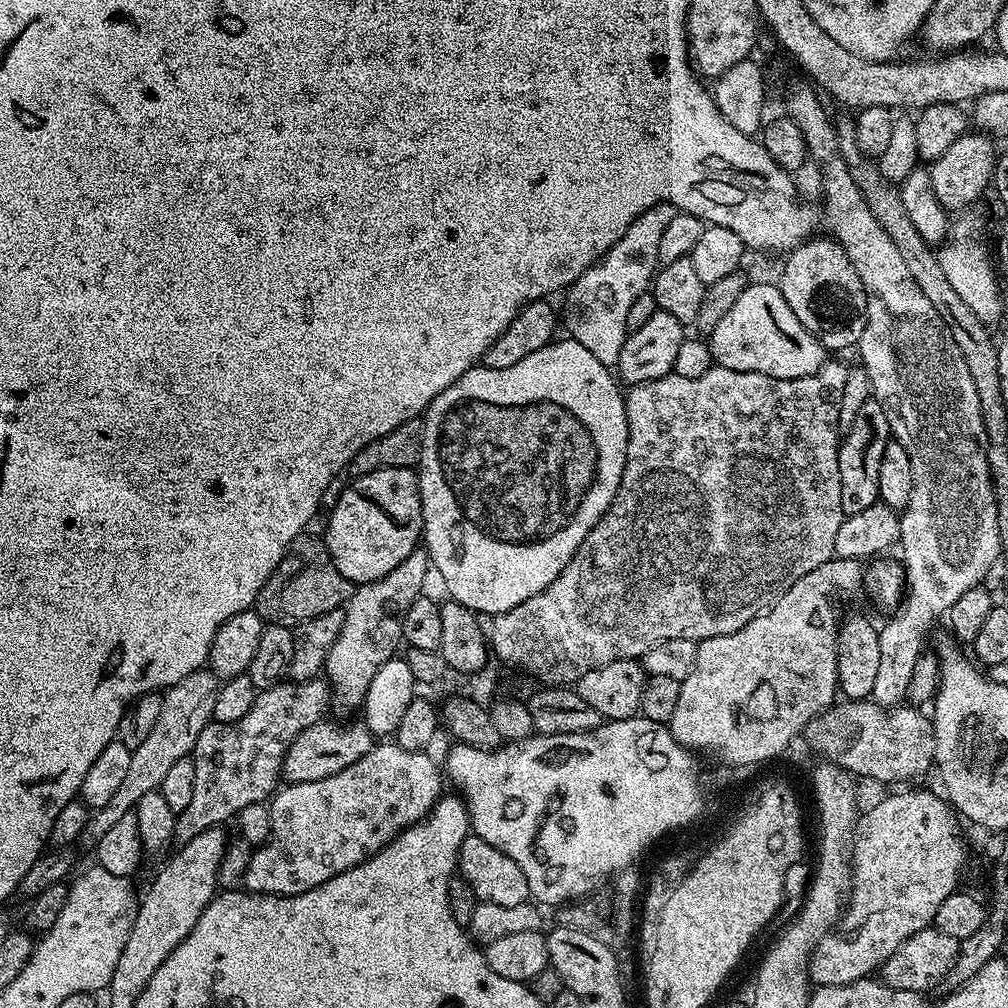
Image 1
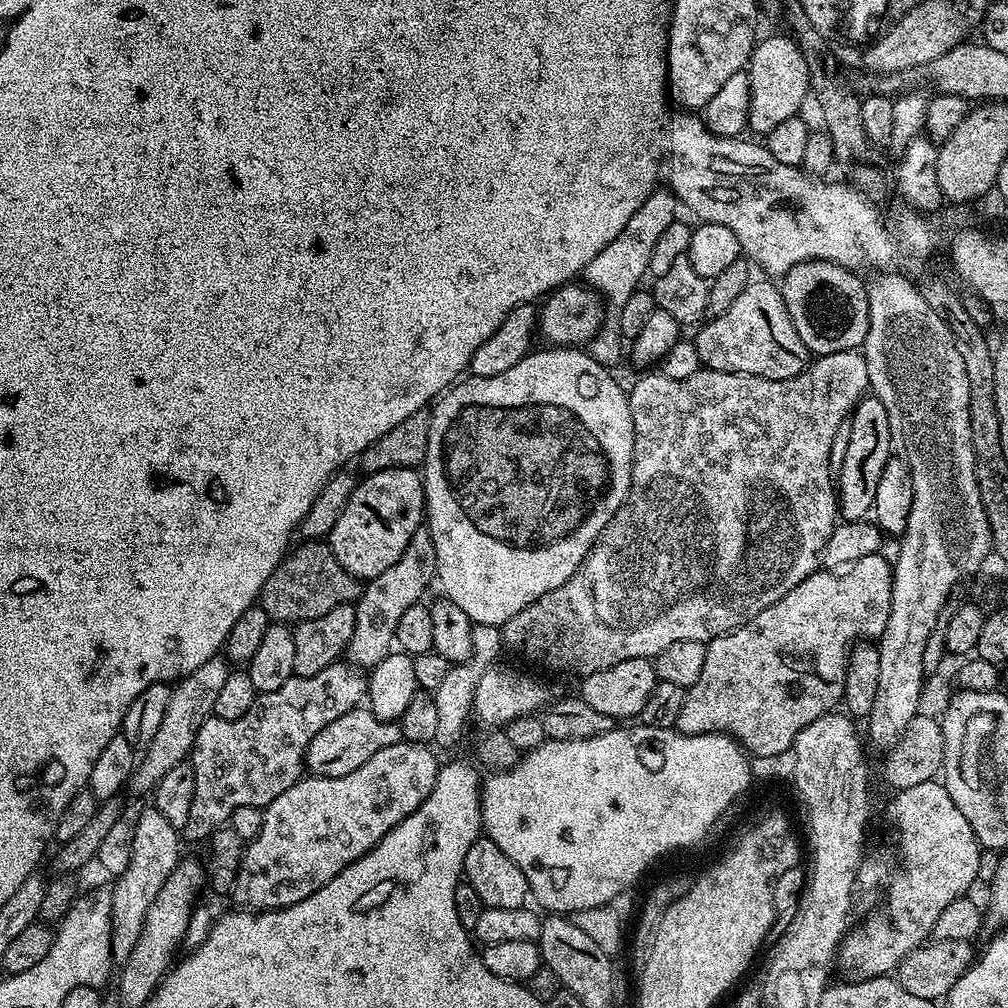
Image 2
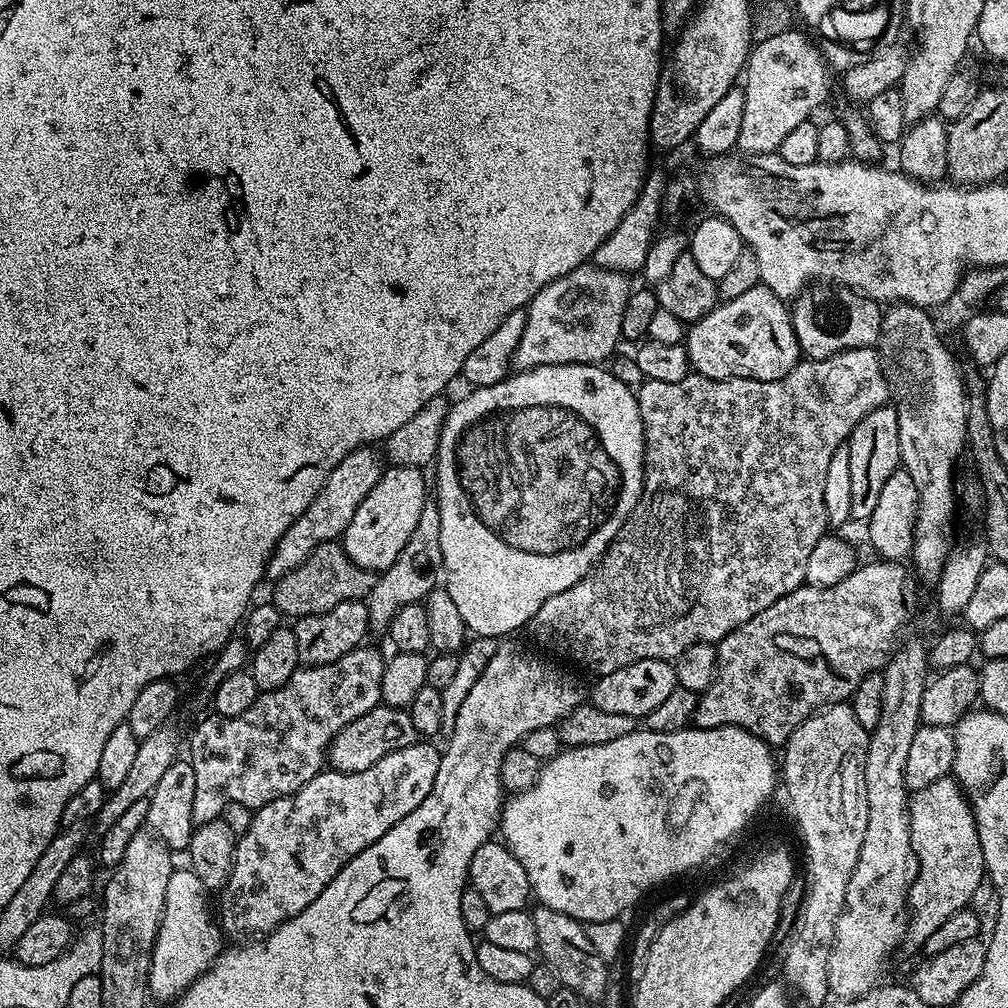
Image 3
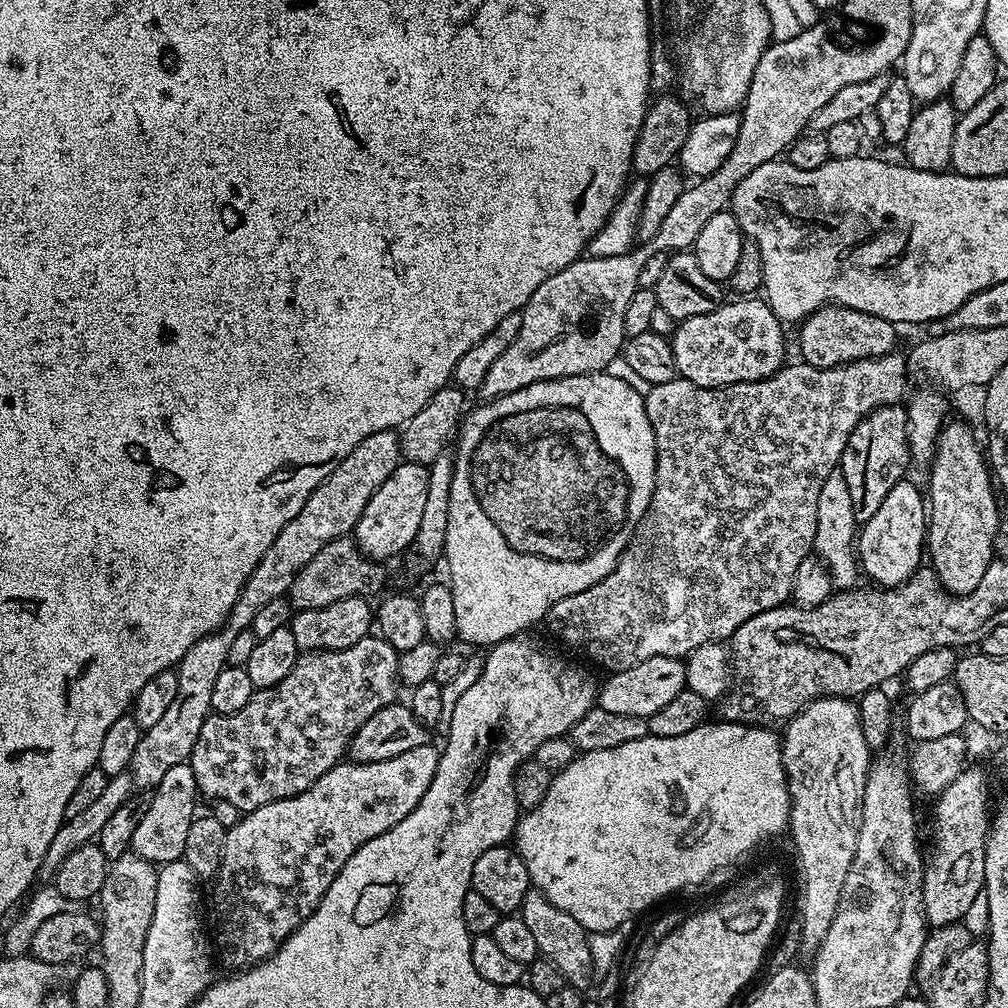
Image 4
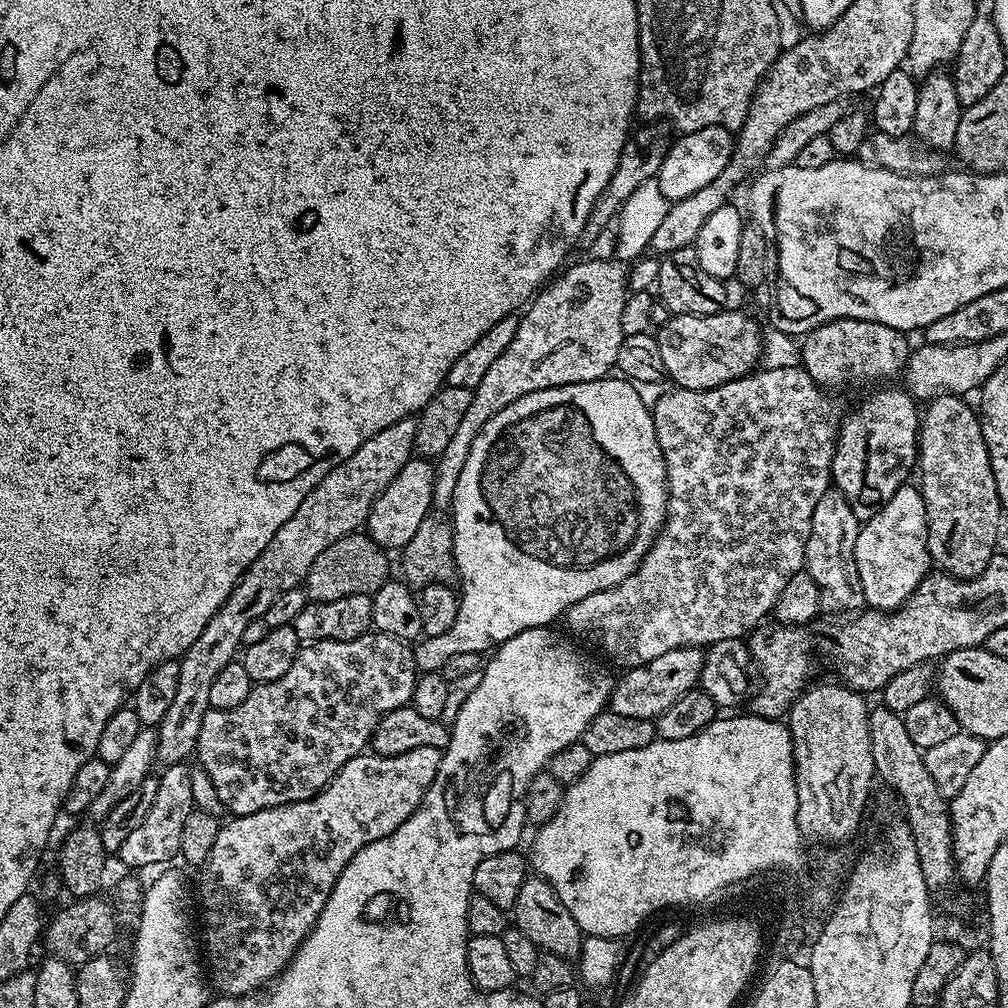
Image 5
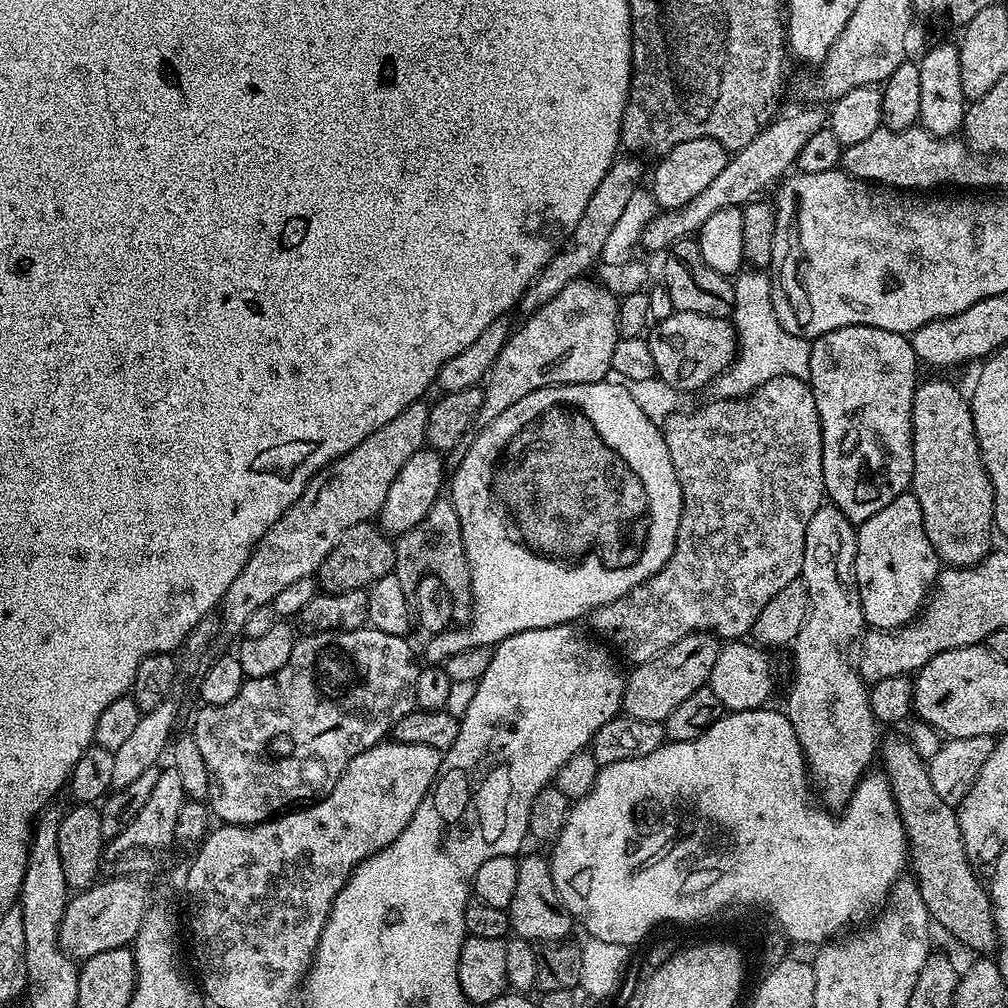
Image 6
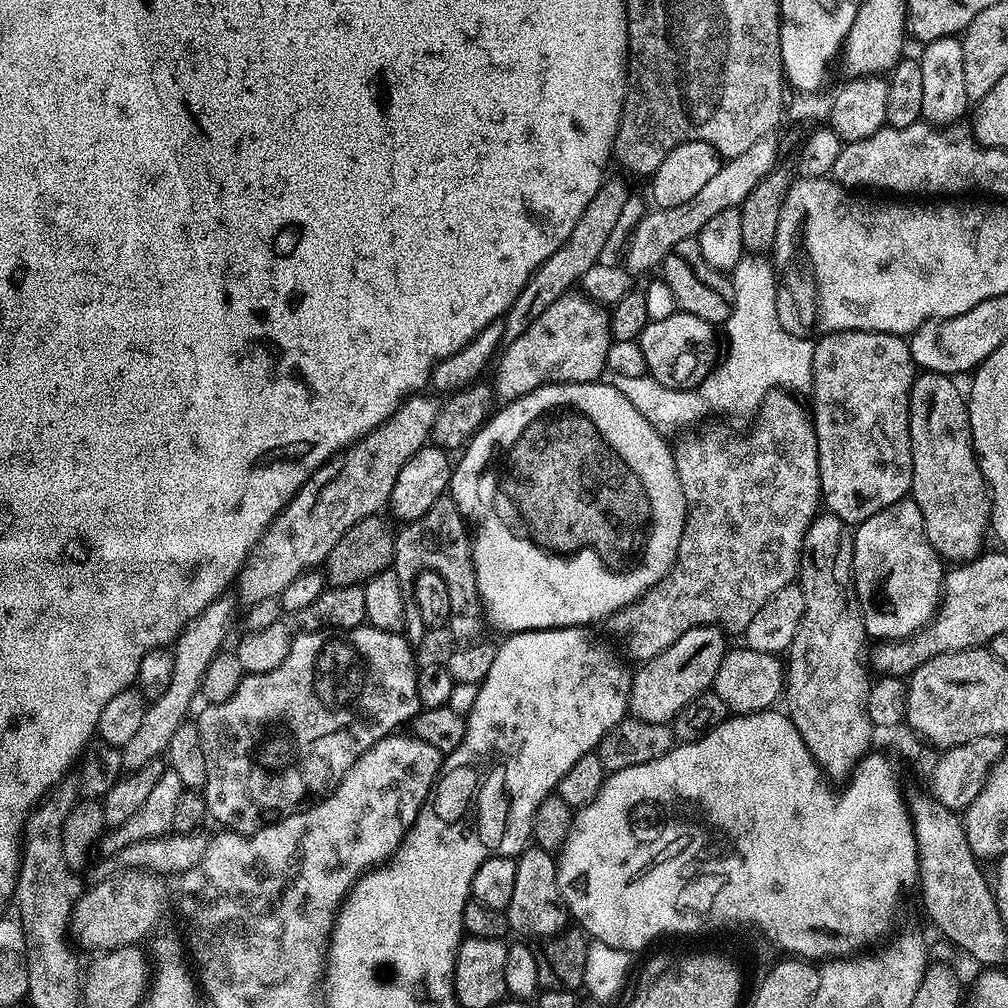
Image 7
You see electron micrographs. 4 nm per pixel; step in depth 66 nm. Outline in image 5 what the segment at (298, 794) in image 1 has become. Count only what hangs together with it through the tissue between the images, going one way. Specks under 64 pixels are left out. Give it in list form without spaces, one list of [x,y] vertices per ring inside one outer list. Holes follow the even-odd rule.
[[[418,746],[418,750],[406,750],[406,754],[394,754],[393,756],[361,754],[355,756],[350,762],[346,762],[346,766],[342,766],[342,770],[338,770],[335,778],[317,796],[312,796],[309,800],[299,800],[286,806],[263,808],[254,814],[245,816],[232,816],[221,823],[218,838],[214,838],[214,846],[210,846],[210,854],[202,865],[204,873],[200,876],[200,920],[204,925],[201,928],[199,925],[198,928],[199,935],[202,937],[202,952],[206,957],[206,972],[213,987],[215,989],[217,987],[216,990],[219,993],[225,996],[253,995],[271,984],[284,971],[287,964],[294,958],[300,943],[308,937],[310,930],[318,922],[318,914],[322,914],[322,906],[326,906],[326,898],[330,898],[330,894],[334,890],[334,882],[338,882],[338,878],[342,874],[342,870],[346,870],[350,858],[354,858],[354,854],[358,854],[358,850],[362,850],[362,846],[366,846],[370,842],[378,842],[378,838],[386,838],[394,830],[398,830],[398,826],[402,826],[402,822],[406,822],[406,818],[410,818],[410,814],[414,814],[414,810],[422,802],[426,790],[430,790],[430,782],[434,782],[434,774],[438,774],[441,755],[441,749],[434,746]]]

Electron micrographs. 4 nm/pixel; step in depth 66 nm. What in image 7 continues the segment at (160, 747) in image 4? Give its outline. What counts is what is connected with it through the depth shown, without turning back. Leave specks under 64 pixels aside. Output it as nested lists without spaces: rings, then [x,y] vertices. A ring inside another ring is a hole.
[[[409,395],[377,428],[370,430],[361,440],[348,445],[339,455],[331,456],[304,483],[303,488],[294,493],[291,502],[272,519],[262,538],[258,538],[258,542],[248,553],[248,560],[240,570],[238,584],[244,587],[245,605],[271,596],[278,598],[282,590],[286,590],[286,586],[290,586],[290,582],[298,578],[298,574],[323,565],[330,550],[334,550],[338,538],[342,538],[342,534],[346,534],[350,526],[362,522],[362,518],[377,515],[383,509],[380,507],[383,504],[385,507],[391,501],[394,482],[398,482],[398,473],[401,472],[402,466],[406,466],[406,462],[410,462],[410,458],[414,458],[414,454],[418,454],[418,450],[429,443],[434,430],[438,404],[424,395]]]

